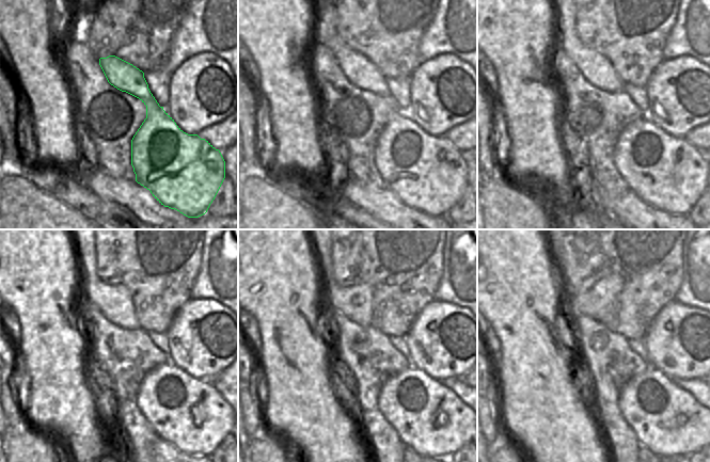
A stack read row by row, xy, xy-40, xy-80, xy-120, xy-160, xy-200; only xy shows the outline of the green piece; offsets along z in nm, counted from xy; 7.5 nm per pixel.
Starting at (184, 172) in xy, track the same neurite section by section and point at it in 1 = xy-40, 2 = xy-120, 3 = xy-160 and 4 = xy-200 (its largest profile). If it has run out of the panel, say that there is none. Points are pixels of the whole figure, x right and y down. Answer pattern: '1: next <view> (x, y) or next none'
1: next xy-40 (427, 173)
2: next xy-120 (191, 414)
3: next xy-160 (429, 417)
4: next xy-200 (666, 419)

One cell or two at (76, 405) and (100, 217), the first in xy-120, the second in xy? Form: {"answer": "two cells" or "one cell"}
{"answer": "two cells"}

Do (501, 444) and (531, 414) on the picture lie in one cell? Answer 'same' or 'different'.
different

